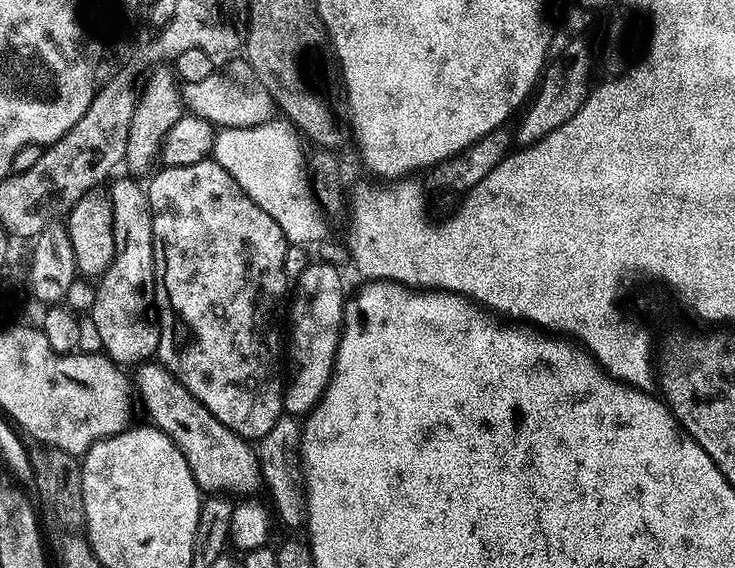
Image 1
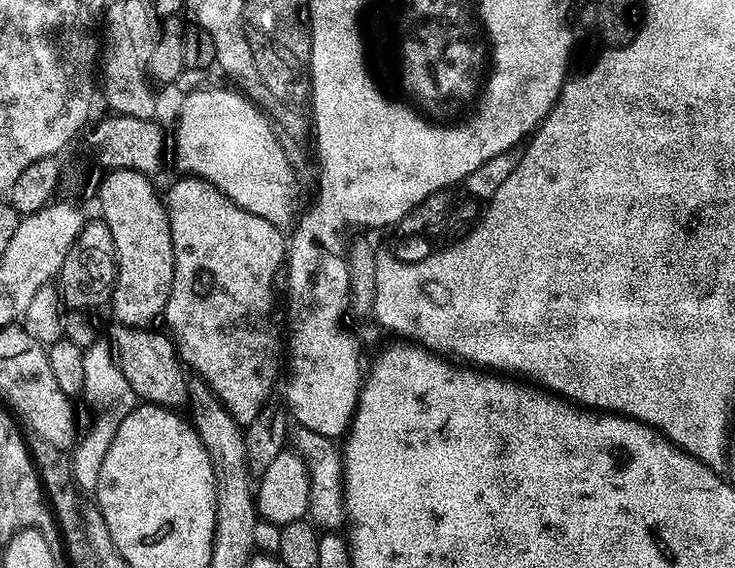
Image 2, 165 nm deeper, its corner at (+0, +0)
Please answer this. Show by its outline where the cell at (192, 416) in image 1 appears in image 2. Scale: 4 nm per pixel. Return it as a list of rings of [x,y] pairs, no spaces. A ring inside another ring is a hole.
[[[123,326],[113,329],[110,336],[114,341],[116,363],[120,365],[126,381],[133,387],[134,394],[141,401],[173,410],[179,409],[188,398],[188,380],[186,375],[184,376],[185,369],[177,357],[175,343],[163,331],[148,332],[152,330]]]

